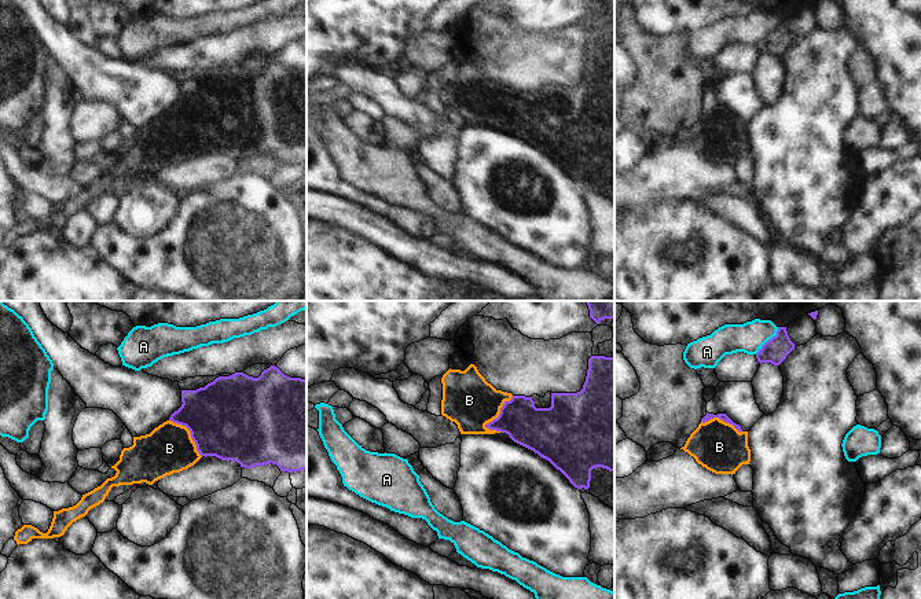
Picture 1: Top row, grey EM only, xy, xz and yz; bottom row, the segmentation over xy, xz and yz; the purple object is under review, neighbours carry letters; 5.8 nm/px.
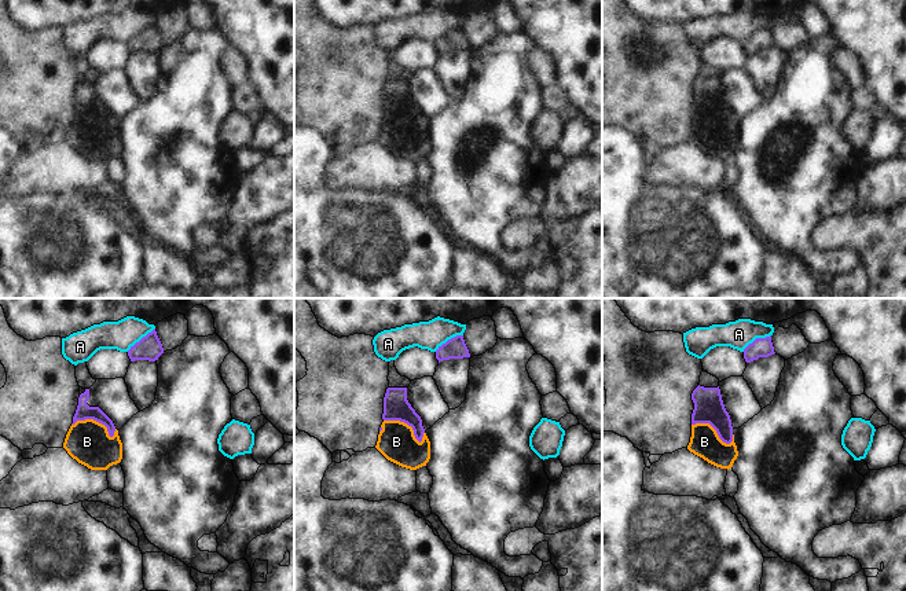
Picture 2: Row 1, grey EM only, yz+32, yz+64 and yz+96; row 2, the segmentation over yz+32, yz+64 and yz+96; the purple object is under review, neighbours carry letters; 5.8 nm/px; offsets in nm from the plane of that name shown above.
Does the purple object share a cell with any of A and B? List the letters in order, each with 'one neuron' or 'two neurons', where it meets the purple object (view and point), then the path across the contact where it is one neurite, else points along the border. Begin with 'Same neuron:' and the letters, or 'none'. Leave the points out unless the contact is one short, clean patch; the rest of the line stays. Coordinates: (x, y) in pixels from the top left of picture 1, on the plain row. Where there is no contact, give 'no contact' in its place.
Same neuron: B
A: two neurons; meets purple in yz at (769, 32)
B: one neuron; meets purple in xz at (499, 106); runs through xz (538, 121), (516, 107), (499, 106), (481, 102), (469, 92)

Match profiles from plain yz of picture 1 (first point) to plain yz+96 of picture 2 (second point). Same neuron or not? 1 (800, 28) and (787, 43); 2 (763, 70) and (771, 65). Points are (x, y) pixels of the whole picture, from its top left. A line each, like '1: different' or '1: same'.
1: same
2: same

